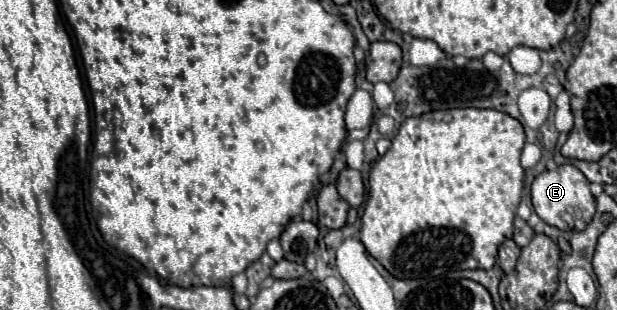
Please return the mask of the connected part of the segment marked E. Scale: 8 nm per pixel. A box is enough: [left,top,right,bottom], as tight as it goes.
[532,165,596,229]

